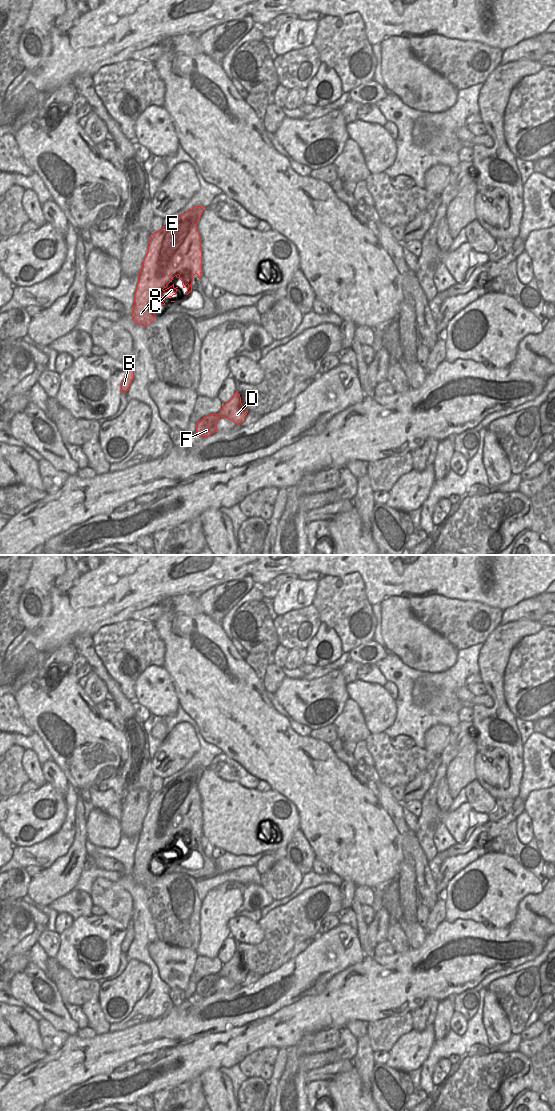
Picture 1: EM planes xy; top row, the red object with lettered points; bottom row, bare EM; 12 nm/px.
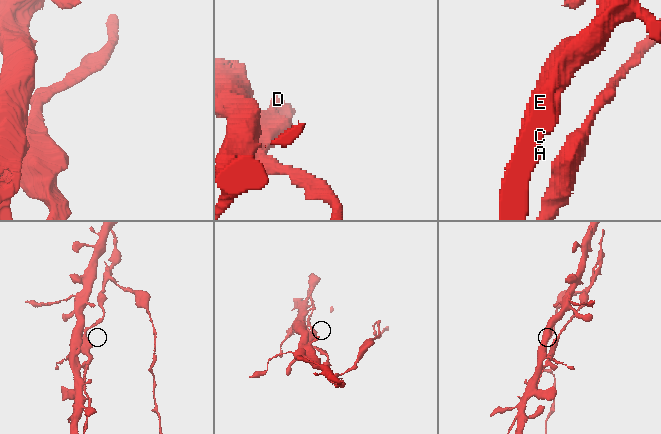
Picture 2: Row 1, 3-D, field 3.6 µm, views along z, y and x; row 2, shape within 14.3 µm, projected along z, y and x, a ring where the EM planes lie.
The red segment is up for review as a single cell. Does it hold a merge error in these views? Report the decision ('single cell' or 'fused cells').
fused cells

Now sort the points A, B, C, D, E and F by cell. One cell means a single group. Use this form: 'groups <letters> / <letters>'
groups A B C E F / D

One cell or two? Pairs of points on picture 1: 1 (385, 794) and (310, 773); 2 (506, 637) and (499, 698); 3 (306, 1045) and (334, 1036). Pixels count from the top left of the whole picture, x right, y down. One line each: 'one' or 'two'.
1: two
2: one
3: one

